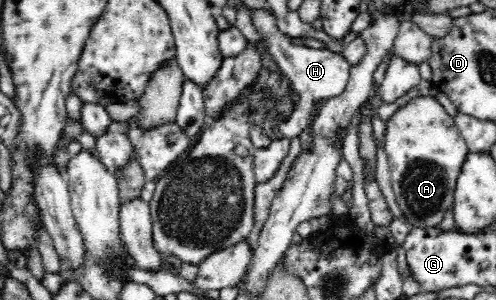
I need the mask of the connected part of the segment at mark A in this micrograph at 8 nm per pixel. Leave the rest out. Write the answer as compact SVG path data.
M420 95L412 98L407 104L398 108L395 113L385 121L386 134L384 150L388 156L391 170L391 183L395 191L398 205L410 227L436 228L447 210L454 205L456 182L461 172L463 162L469 154L467 143L451 117L434 96Z

